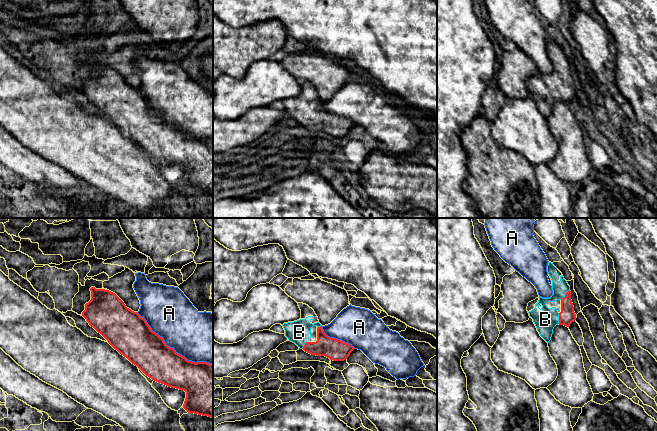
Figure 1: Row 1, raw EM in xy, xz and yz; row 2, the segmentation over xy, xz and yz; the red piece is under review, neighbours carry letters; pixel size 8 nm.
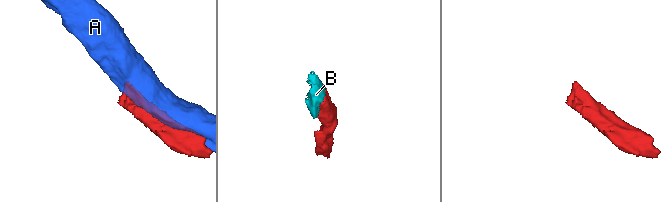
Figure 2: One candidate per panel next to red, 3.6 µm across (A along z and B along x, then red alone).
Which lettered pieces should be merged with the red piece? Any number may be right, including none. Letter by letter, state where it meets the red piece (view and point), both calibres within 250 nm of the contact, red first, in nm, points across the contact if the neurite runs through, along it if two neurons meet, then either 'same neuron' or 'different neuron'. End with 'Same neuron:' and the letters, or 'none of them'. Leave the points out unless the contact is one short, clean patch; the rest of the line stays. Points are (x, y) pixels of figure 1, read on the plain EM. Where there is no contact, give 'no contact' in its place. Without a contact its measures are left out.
A: meets red in xy at (172, 124); 300 nm thick on the red side, 400 nm on the other; different neuron
B: meets red in yz at (566, 70); 130 nm thick on the red side, 180 nm on the other; same neuron
Same neuron: B

